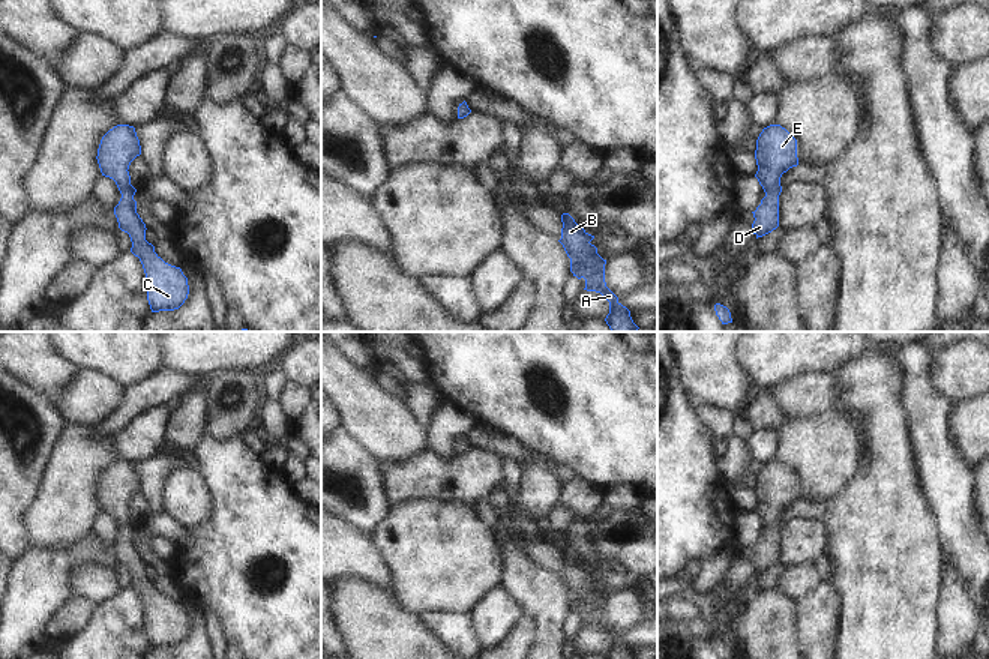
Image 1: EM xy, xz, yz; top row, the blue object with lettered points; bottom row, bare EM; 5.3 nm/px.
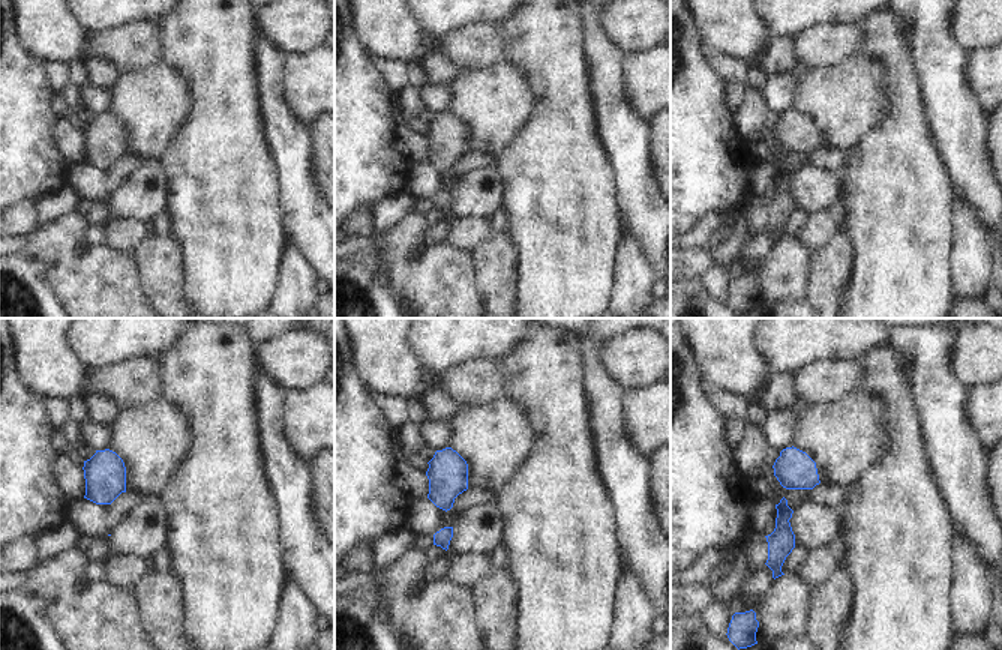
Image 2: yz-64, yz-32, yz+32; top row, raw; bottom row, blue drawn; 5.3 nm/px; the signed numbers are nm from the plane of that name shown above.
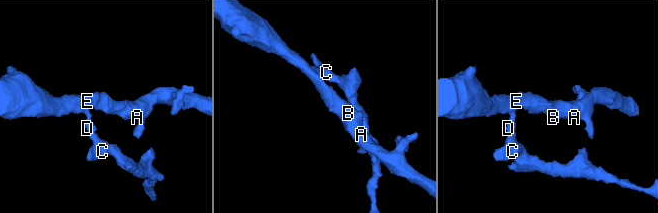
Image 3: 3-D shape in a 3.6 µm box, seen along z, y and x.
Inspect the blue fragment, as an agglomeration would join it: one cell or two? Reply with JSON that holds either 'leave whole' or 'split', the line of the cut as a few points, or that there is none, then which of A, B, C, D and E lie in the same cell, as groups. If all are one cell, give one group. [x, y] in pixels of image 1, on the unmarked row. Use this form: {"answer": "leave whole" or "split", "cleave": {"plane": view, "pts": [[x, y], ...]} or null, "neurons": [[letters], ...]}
{"answer": "leave whole", "cleave": null, "neurons": [["A", "B", "C", "D", "E"]]}

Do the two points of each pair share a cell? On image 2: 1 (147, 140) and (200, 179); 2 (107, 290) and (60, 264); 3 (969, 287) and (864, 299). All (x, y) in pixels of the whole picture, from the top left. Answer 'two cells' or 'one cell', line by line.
1: two cells
2: one cell
3: two cells

